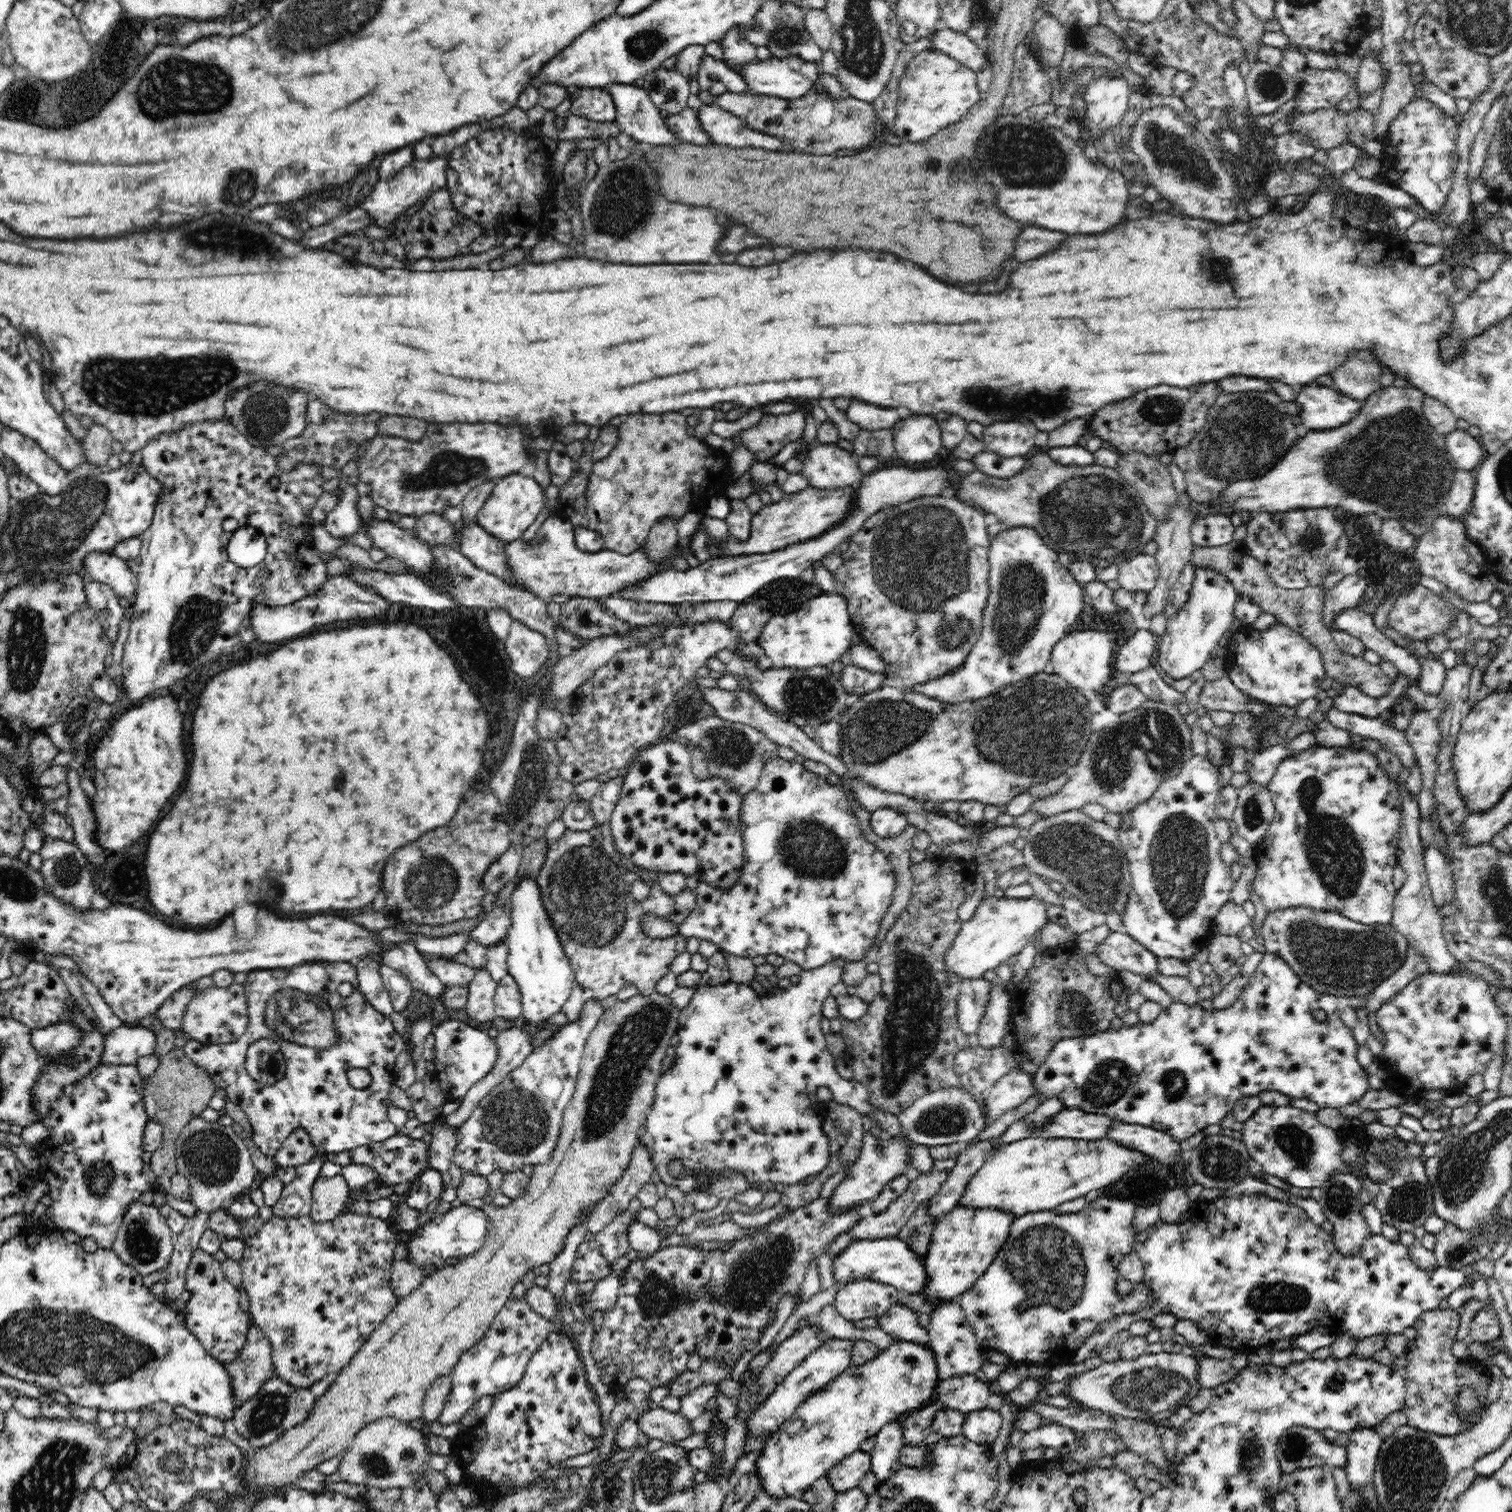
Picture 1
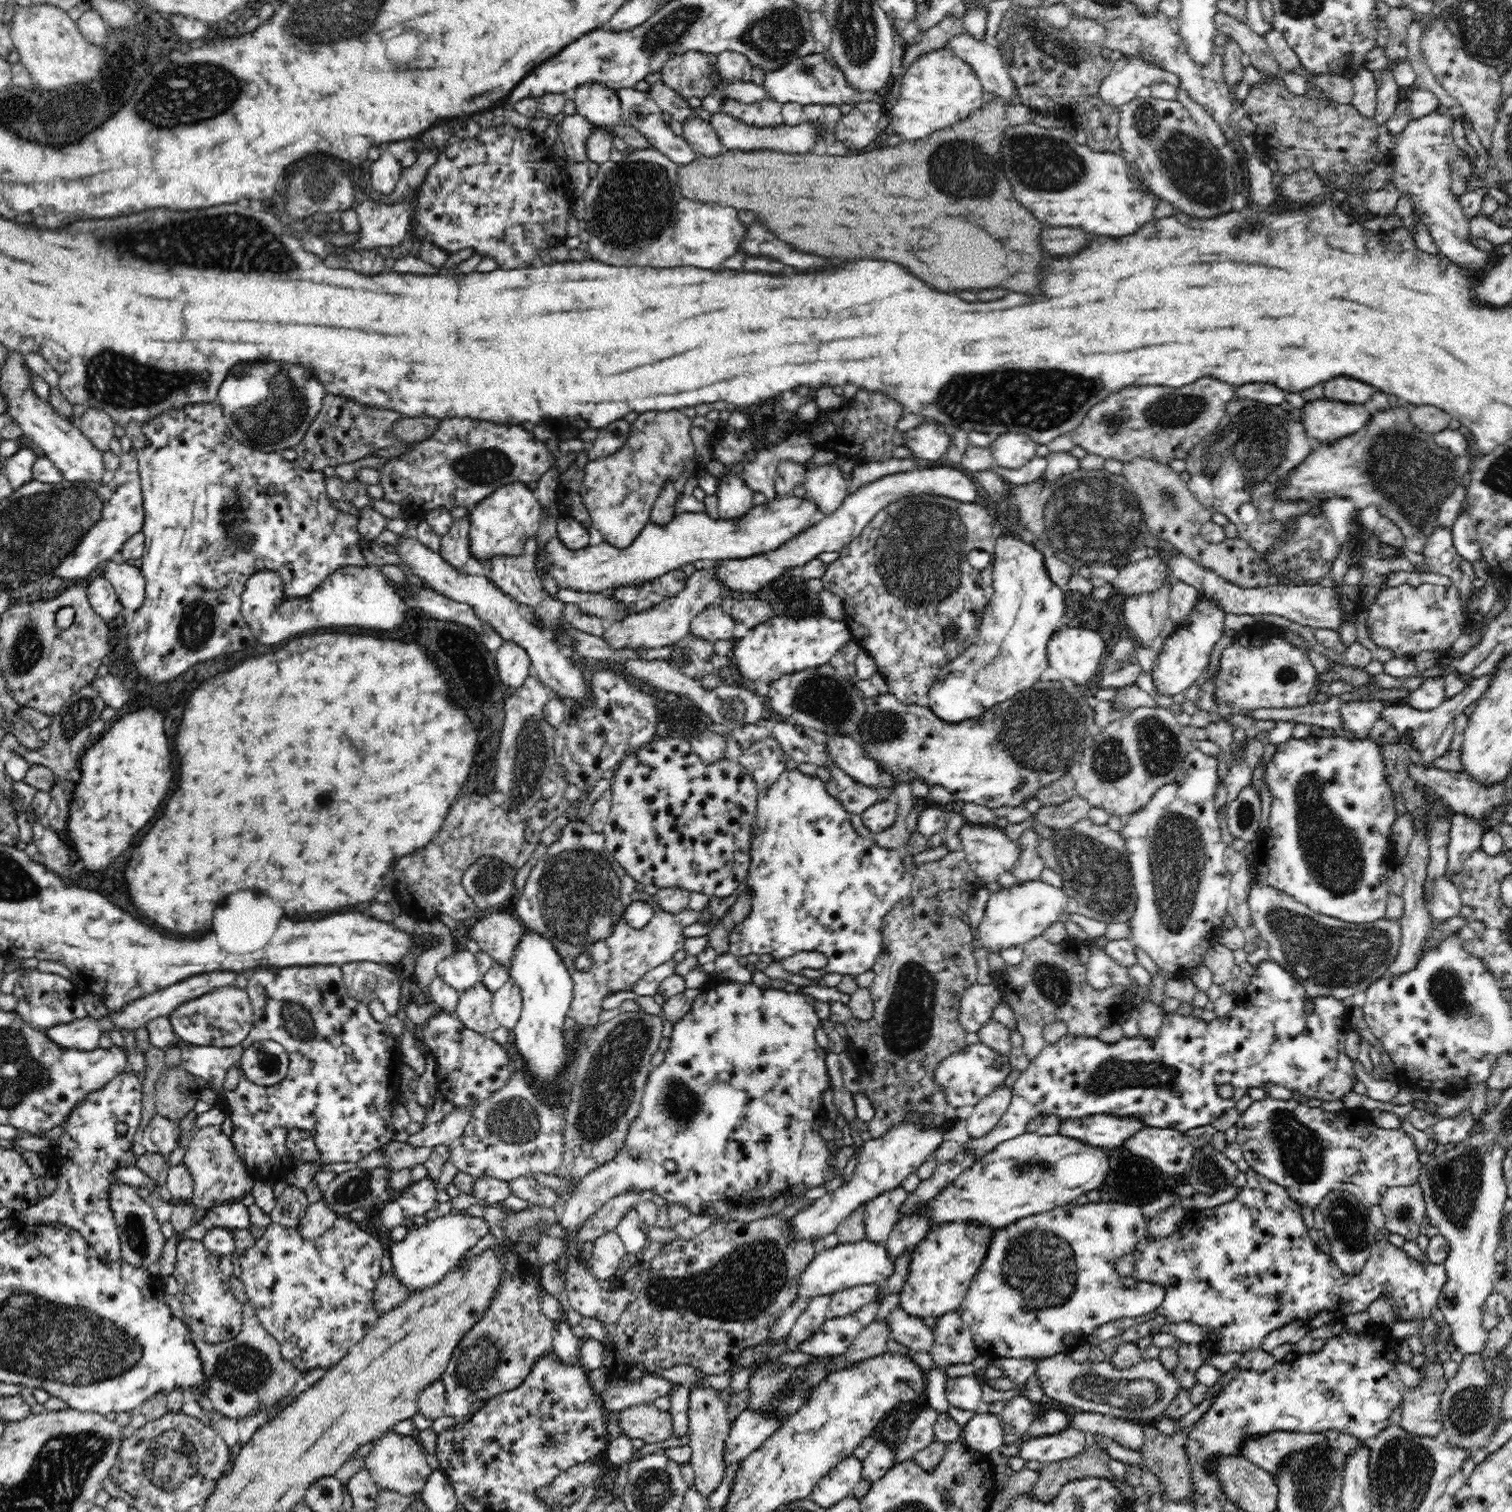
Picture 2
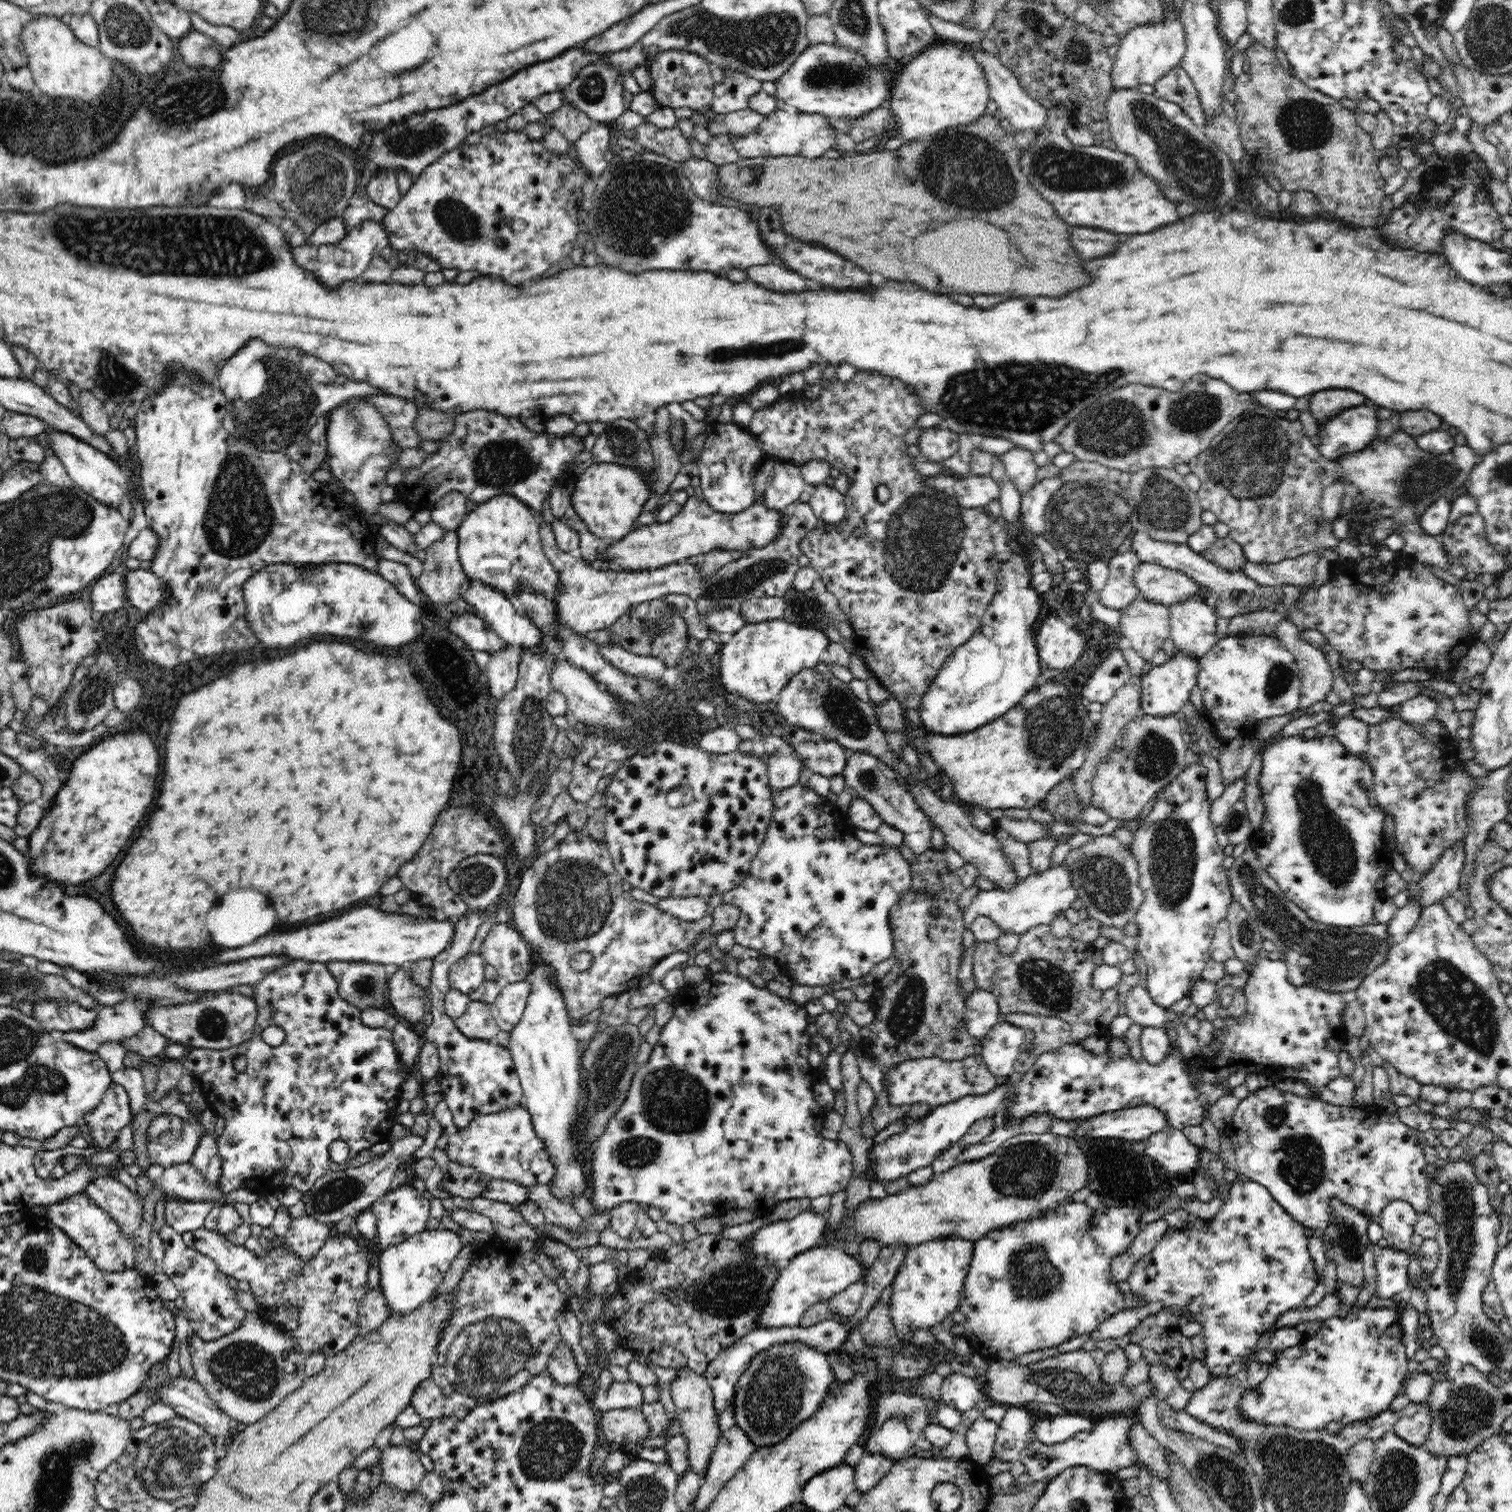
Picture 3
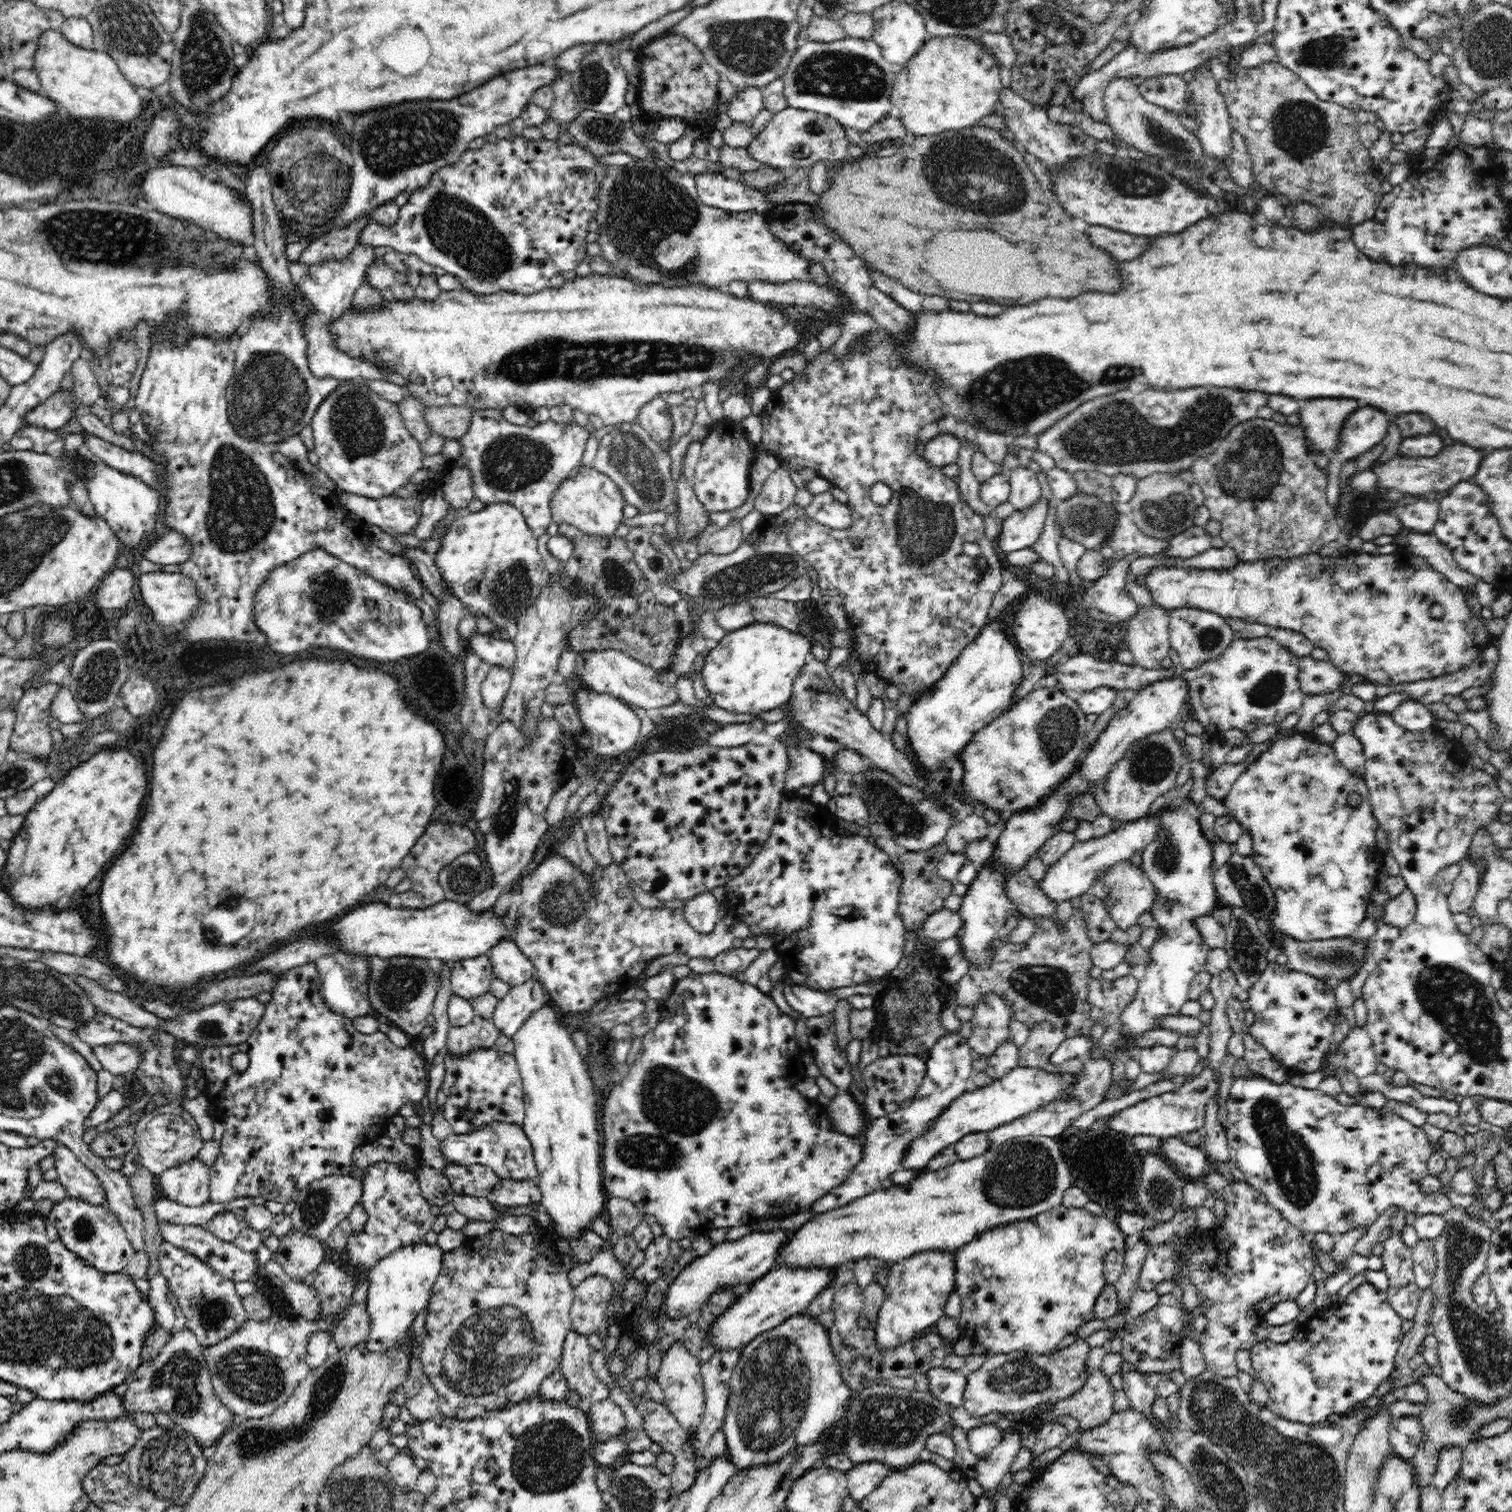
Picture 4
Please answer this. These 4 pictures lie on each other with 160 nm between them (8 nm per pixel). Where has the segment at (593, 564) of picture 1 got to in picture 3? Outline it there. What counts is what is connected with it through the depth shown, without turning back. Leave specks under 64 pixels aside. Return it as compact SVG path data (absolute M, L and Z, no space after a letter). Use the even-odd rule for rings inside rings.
M688 496L681 510L666 523L654 522L649 525L640 525L633 528L626 536L623 536L619 541L611 542L607 558L613 562L615 569L626 571L644 571L654 570L674 564L678 560L684 562L685 559L692 556L702 556L705 553L715 549L724 549L728 551L741 550L746 551L752 548L764 547L768 542L772 542L782 526L783 513L768 510L765 506L756 502L746 510L738 511L736 514L728 514L714 510L705 500L698 499L693 496Z

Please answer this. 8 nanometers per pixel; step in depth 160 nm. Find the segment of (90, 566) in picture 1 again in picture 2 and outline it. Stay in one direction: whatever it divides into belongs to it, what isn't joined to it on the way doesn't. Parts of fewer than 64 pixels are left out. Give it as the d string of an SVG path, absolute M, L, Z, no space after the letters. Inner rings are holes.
M110 560L101 566L99 573L114 586L126 613L132 614L143 605L146 581L141 568L127 565L126 562L118 565Z

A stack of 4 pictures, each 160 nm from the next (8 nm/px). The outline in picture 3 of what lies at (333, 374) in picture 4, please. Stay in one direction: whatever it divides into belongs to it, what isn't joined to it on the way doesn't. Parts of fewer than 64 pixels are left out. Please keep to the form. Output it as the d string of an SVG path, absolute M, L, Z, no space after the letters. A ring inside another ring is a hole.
M364 221L351 230L340 242L333 245L306 245L305 243L292 248L292 257L299 268L310 272L323 288L340 290L346 282L360 281L361 275L367 270L372 258L382 248L388 246L388 235L380 223Z

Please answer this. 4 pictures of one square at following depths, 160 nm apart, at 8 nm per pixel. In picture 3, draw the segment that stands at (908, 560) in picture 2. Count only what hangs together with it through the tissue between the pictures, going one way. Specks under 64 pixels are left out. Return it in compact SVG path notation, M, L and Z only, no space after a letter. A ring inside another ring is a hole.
M875 370L857 371L848 382L843 382L836 377L835 382L822 376L818 380L820 385L820 395L815 399L808 399L798 391L788 392L786 397L781 397L767 408L759 409L753 414L752 422L748 426L748 431L755 436L758 446L761 447L767 458L771 457L776 461L789 462L794 465L803 465L811 460L826 461L830 467L839 471L849 480L848 495L846 499L847 514L838 523L830 524L822 522L810 530L806 530L806 536L802 536L799 543L799 550L802 555L809 558L810 565L816 569L828 592L836 596L844 614L850 619L853 636L851 638L855 648L855 653L866 663L871 674L876 676L879 683L891 694L892 699L896 699L903 708L919 708L923 694L934 682L938 671L942 668L947 657L949 657L958 646L962 646L967 640L974 636L974 633L981 627L981 618L984 616L993 596L998 592L999 580L997 573L1000 572L1000 564L996 561L995 546L993 538L988 531L992 517L988 517L984 512L973 508L966 508L949 494L936 490L925 482L923 476L915 467L916 459L910 457L905 443L904 435L916 426L916 422L922 414L930 412L926 407L922 396L918 395L914 386L910 386L898 378L891 376L880 376ZM878 484L886 484L890 487L890 500L883 504L876 499L874 490ZM860 526L866 530L866 534L860 538L852 536L852 530Z

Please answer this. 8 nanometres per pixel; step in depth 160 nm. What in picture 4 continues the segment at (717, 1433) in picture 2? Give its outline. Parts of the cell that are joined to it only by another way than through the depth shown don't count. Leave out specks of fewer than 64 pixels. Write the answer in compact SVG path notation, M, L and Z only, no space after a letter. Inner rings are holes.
M679 1340L672 1342L666 1351L662 1356L662 1363L656 1375L657 1380L662 1389L665 1404L673 1412L682 1428L689 1432L689 1441L691 1441L691 1436L694 1435L700 1420L702 1420L705 1404L701 1364Z

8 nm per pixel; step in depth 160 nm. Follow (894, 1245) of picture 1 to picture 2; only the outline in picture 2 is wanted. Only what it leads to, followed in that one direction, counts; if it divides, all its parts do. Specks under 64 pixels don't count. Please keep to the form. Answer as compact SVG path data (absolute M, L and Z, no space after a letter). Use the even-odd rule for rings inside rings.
M864 1239L854 1244L840 1243L834 1248L819 1248L814 1259L800 1275L795 1300L790 1306L798 1300L812 1300L824 1296L831 1297L832 1294L854 1286L886 1283L893 1270L894 1264L886 1253L883 1244L876 1244Z

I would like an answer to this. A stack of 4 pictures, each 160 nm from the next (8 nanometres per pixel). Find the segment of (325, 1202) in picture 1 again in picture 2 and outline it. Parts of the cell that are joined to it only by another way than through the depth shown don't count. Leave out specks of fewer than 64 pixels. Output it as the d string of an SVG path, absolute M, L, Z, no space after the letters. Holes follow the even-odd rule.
M318 1201L309 1204L303 1214L300 1215L298 1230L303 1240L314 1241L320 1238L326 1230L332 1228L338 1215L326 1207L326 1203Z

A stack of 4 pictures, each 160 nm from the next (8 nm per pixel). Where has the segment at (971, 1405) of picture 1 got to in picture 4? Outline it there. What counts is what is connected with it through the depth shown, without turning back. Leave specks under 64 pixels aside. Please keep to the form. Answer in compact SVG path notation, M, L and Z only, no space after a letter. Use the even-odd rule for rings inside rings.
M934 1368L925 1374L928 1392L938 1400L958 1407L962 1404L962 1394L966 1386L966 1371Z

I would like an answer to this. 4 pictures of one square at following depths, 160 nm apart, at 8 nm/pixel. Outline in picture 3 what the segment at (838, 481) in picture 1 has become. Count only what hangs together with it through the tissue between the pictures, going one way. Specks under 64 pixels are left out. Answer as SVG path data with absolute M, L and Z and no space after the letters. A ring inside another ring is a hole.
M820 483L815 485L810 492L809 505L812 507L814 515L820 520L834 524L840 522L846 516L847 496L836 491L833 486Z

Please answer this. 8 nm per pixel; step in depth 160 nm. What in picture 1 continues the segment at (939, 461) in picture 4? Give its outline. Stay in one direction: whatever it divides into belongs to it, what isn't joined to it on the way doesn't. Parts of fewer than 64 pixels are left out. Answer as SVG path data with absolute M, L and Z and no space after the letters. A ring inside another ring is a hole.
M914 415L893 426L895 456L909 462L926 462L938 456L942 431L934 416Z

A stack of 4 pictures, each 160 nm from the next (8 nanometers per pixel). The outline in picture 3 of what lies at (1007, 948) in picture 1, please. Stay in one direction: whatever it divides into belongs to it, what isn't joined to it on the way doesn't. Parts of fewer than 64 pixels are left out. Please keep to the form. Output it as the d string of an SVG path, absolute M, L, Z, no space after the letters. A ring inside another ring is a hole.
M1064 861L1044 872L1028 876L1012 890L980 890L976 896L973 896L968 903L968 909L963 913L964 931L970 929L972 921L977 916L988 916L1003 932L1024 934L1030 926L1050 924L1051 920L1071 906L1077 896L1078 891L1074 889L1074 875Z

